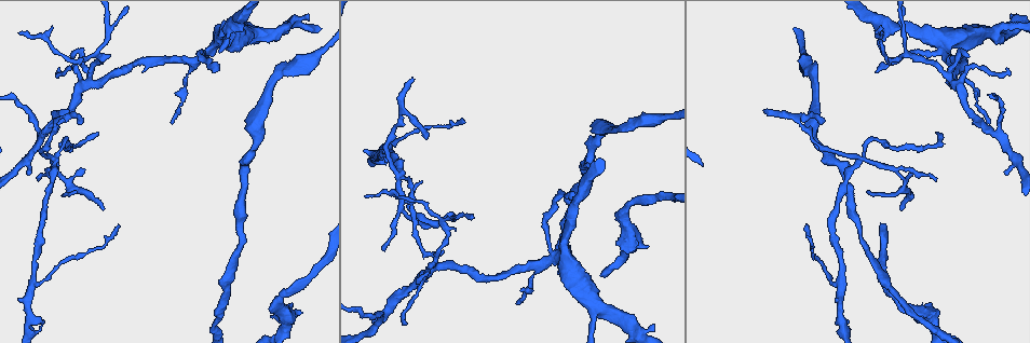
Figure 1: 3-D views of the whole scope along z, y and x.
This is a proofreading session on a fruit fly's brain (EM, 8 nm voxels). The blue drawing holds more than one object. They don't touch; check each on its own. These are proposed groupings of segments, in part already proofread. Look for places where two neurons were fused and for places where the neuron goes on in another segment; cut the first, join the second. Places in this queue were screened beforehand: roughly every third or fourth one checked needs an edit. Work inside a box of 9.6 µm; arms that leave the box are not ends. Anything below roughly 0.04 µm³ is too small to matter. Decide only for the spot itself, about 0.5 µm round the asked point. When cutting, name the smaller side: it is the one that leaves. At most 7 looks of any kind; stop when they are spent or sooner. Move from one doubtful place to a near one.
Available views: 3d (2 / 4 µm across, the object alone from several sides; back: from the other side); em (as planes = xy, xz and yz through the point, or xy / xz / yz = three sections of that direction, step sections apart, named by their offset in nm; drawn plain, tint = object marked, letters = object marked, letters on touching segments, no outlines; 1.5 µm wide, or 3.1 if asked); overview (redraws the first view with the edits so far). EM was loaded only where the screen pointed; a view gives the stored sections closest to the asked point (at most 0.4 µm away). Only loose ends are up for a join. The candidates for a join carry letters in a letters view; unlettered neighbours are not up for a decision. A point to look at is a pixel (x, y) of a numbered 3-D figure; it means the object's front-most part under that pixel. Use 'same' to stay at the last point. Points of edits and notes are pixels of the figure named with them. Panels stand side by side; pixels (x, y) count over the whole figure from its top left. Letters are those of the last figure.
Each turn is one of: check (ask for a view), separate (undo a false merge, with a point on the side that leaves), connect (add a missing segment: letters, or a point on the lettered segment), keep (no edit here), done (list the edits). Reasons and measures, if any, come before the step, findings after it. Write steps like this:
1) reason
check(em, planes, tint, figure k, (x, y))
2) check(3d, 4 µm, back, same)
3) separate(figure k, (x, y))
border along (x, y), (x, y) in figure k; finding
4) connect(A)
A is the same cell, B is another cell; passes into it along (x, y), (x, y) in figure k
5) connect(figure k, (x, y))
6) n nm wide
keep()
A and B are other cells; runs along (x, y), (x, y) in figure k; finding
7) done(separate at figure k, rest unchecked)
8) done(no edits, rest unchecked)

a fork
check(em, planes, letters, figure 1, (953, 84))

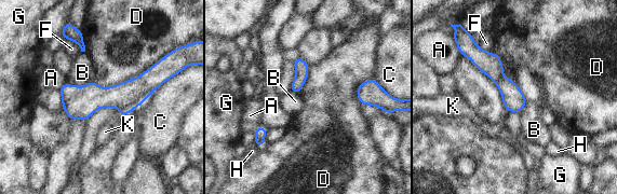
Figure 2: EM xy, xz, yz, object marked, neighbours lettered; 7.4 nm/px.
170 nm wide; D touches over 550 nm
keep()
A, B, C, D, F, G, H and K are other cells; continuous, no second neuron

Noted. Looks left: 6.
an open end
check(em, xz, step 8, letters, figure 1, (517, 303))

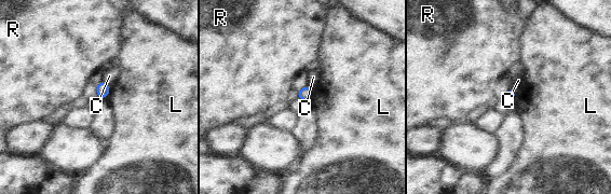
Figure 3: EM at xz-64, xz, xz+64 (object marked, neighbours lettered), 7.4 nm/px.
check(em, planes, letters, same)

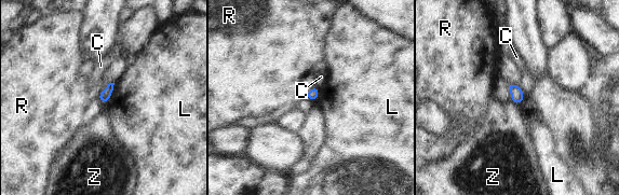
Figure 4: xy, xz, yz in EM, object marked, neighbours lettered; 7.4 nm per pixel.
keep()
C, L, R and Z are other cells; border along (115, 83), (112, 93), (106, 103) in figure 4; no lettered segment goes on from it

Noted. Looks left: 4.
branch point
check(3d, 2 µm, back, figure 1, (54, 158))

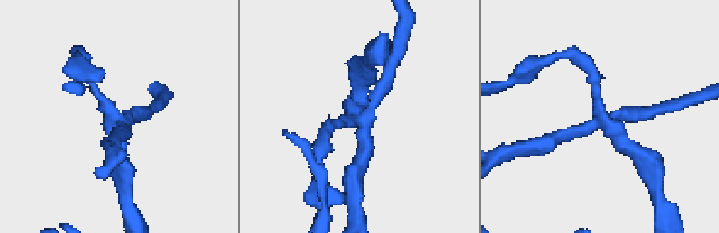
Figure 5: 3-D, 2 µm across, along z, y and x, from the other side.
check(em, planes, tint, figure 5, (119, 125))

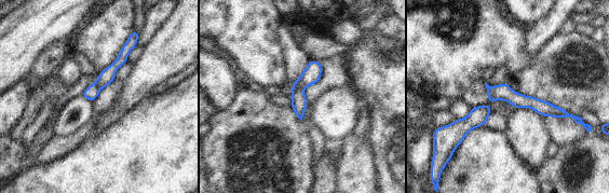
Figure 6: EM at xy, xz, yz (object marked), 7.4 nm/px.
see the neighbours
check(em, planes, letters, same)

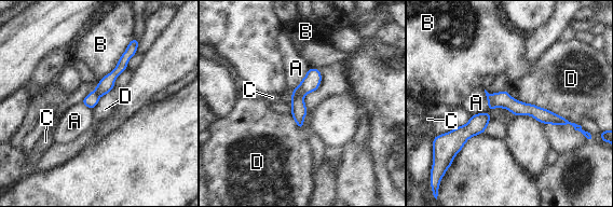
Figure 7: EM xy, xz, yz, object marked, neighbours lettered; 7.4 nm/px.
separate(figure 7, (502, 99))
A, B, C and D are other cells; two neurons meet here

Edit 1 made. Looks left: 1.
done(separate at figure 7, rest unchecked)

